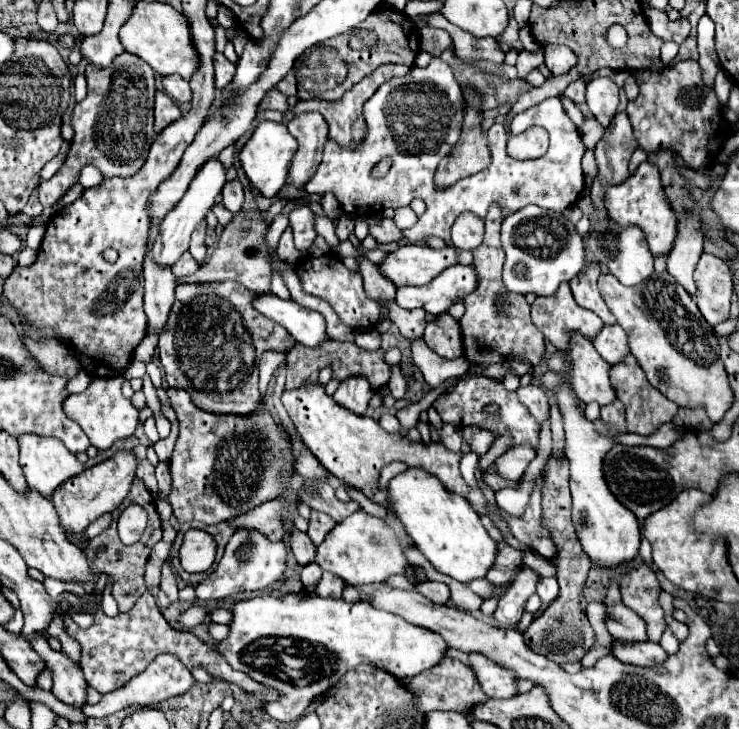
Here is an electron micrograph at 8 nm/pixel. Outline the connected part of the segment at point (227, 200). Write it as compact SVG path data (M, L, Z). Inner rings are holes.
M239 178L227 182L221 194L223 194L225 208L231 210L233 214L237 214L241 210L241 204L243 204L243 184L239 182Z

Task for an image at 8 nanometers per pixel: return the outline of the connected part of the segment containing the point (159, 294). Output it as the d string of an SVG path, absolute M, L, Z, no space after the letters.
M149 248L145 256L145 314L149 318L149 332L161 332L171 304L175 300L175 286L177 278L173 276L169 266L161 266L153 260L153 252Z

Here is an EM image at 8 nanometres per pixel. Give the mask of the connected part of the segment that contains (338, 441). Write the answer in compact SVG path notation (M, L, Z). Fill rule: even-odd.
M305 380L299 388L285 390L281 396L281 402L283 402L289 418L293 420L301 440L317 456L317 460L333 476L341 478L347 486L359 488L373 502L383 504L383 506L387 502L387 492L375 488L379 470L393 460L401 460L411 468L425 468L427 472L437 476L445 484L445 488L451 488L451 492L457 492L459 496L467 498L469 504L473 504L473 508L479 514L485 514L487 500L485 500L483 492L471 490L465 484L465 480L459 474L459 458L461 456L447 450L441 442L431 442L429 446L425 446L421 442L409 442L407 438L397 436L397 434L387 434L379 426L379 422L373 420L371 416L359 416L359 414L351 412L349 408L337 404L333 400L333 396L329 396L325 392L325 384L321 384L317 380L315 382Z

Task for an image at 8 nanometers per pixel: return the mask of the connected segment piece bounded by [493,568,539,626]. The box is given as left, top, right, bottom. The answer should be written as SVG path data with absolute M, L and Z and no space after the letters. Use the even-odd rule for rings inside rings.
M529 568L523 570L523 574L515 580L515 584L509 588L509 592L499 600L499 606L493 614L493 618L501 624L501 626L511 626L515 622L519 622L521 614L523 614L523 606L527 602L527 598L535 592L535 584L537 584L537 574Z

